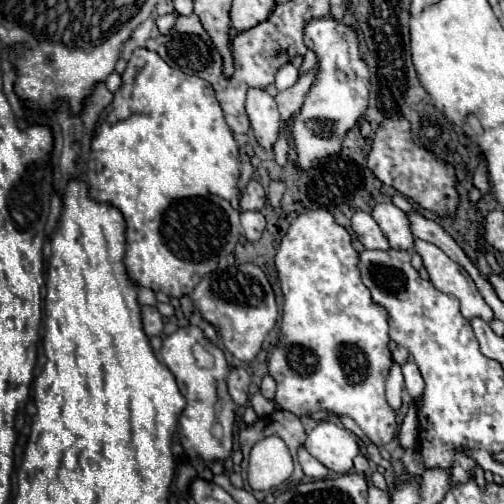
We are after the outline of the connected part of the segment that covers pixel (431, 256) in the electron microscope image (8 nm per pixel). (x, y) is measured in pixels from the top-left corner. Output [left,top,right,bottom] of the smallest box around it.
[413,240,493,322]

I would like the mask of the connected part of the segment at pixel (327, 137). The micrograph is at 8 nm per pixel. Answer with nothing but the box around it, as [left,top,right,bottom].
[291,18,369,170]

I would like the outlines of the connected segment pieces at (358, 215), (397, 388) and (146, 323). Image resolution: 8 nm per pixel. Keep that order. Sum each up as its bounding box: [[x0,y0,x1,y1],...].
[[351,212,389,250],[387,362,403,410],[143,306,163,336]]

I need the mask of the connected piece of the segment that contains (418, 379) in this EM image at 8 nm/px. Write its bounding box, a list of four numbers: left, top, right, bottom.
[403,362,425,402]

